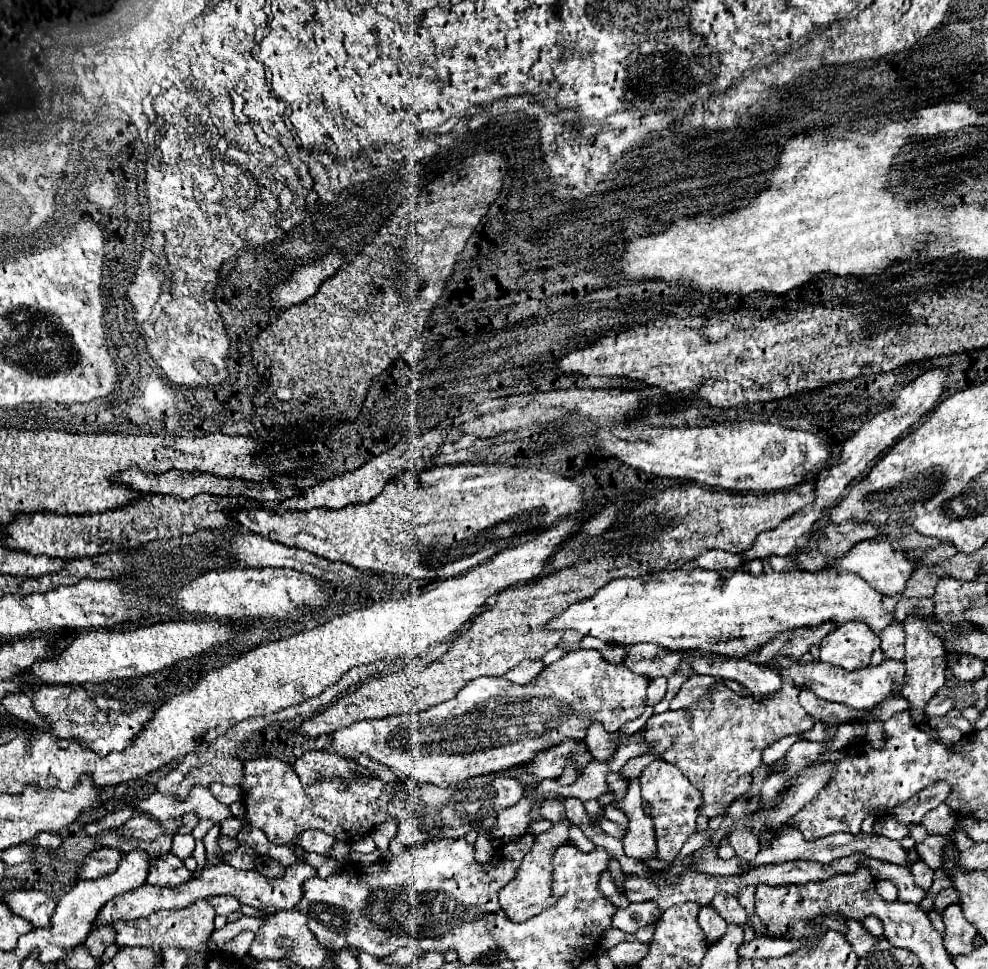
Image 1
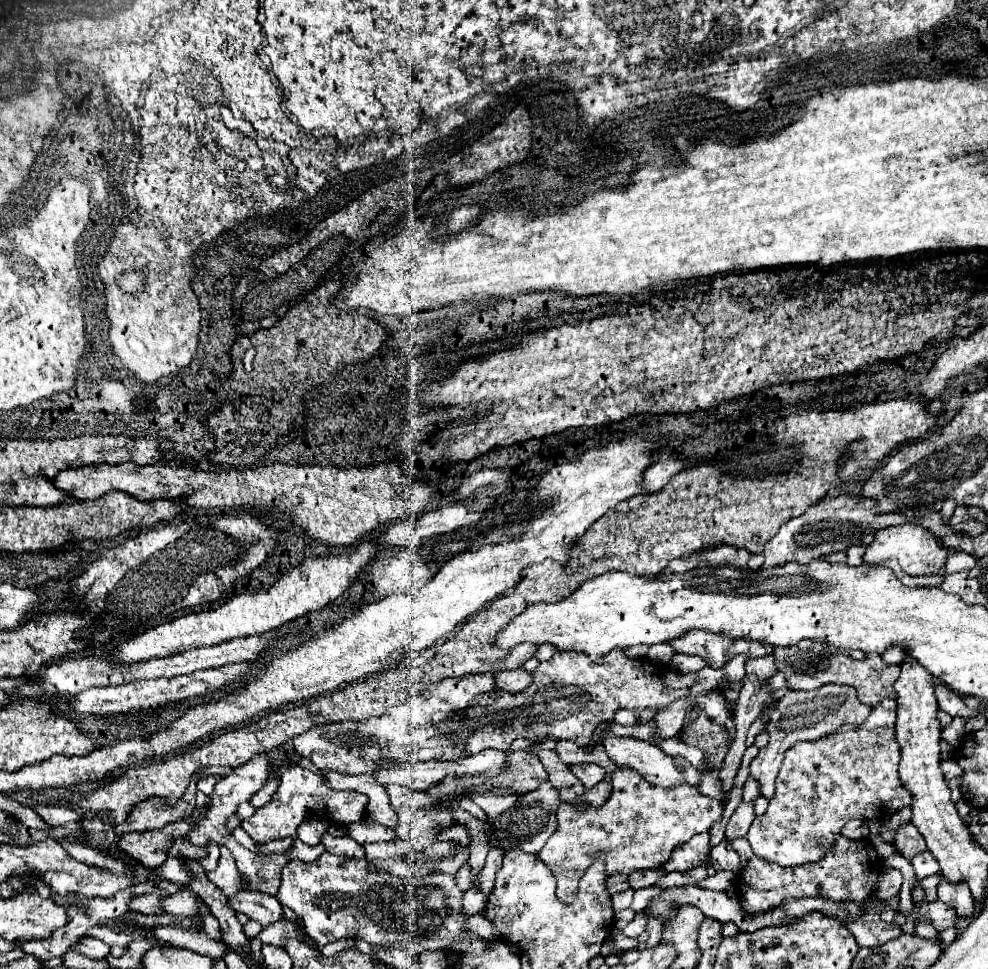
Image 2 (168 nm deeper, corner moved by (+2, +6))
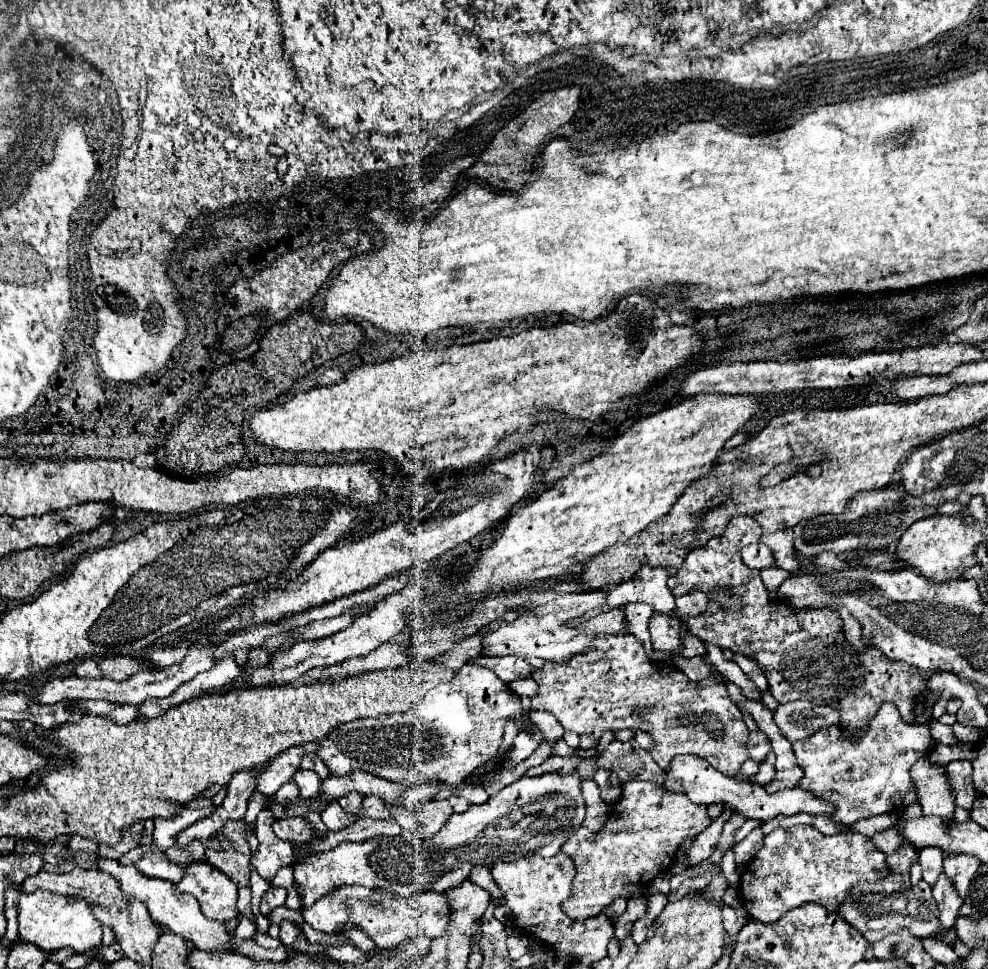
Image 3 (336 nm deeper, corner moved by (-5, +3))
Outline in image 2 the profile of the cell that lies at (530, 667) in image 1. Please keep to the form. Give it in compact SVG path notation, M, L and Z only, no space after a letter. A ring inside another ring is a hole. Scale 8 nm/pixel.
M518 667L516 671L498 671L494 677L496 677L496 687L500 691L508 691L510 695L522 693L532 685L532 675L522 667Z

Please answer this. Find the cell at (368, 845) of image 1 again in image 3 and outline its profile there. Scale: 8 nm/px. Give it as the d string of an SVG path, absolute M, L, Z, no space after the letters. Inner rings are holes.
M549 772L537 778L521 778L505 786L495 796L489 796L485 804L471 806L467 812L461 812L461 814L453 814L433 838L405 842L401 836L395 836L395 838L377 836L377 838L369 838L367 842L346 842L333 850L309 856L303 860L303 864L295 866L295 882L299 886L301 902L305 906L311 906L315 900L319 900L327 892L343 884L385 888L385 890L397 892L397 896L411 896L423 890L445 892L453 888L453 884L467 880L475 866L487 866L487 864L491 866L495 862L513 862L517 858L533 856L533 854L543 856L543 858L555 856L561 844L573 834L573 830L577 830L583 824L585 802L579 800L579 786L581 786L581 780L577 776L559 776L555 772Z

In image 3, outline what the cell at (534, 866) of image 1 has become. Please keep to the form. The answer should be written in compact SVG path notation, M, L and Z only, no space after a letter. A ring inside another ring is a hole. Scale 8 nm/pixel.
M625 782L623 794L613 804L605 826L599 832L589 832L581 826L561 848L575 864L573 892L563 902L563 912L575 920L587 920L619 896L631 898L643 893L643 886L649 886L659 872L669 870L677 850L711 822L713 818L707 814L705 804L693 804L687 796L667 792L653 782Z

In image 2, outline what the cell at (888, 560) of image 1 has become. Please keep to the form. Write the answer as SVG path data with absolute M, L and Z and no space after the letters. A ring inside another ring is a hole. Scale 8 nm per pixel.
M904 523L878 531L872 545L866 547L864 559L868 561L868 565L882 565L888 559L898 559L908 575L944 575L948 551L932 531L914 523Z

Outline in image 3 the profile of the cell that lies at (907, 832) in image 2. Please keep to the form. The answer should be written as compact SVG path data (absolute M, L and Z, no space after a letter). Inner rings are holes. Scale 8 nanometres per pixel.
M889 828L885 832L879 832L873 836L873 844L885 852L885 854L893 854L897 852L901 846L907 844L907 840L901 840L901 836L897 836L897 828Z

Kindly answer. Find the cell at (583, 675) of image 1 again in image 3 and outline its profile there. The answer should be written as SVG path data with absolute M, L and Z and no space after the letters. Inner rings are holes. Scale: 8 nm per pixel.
M633 634L601 636L583 654L573 656L565 664L547 660L541 668L533 669L531 677L539 683L531 710L551 712L565 730L577 732L581 738L579 748L583 750L597 746L605 730L635 728L653 734L655 762L663 770L669 766L673 756L695 754L707 760L721 774L735 776L749 756L749 752L745 752L749 730L739 708L729 700L723 680L707 678L693 684L671 664L651 664L643 652L643 644ZM703 686L707 686L707 692L689 692ZM691 714L697 718L715 714L723 730L713 734L703 722L681 724L681 718Z

